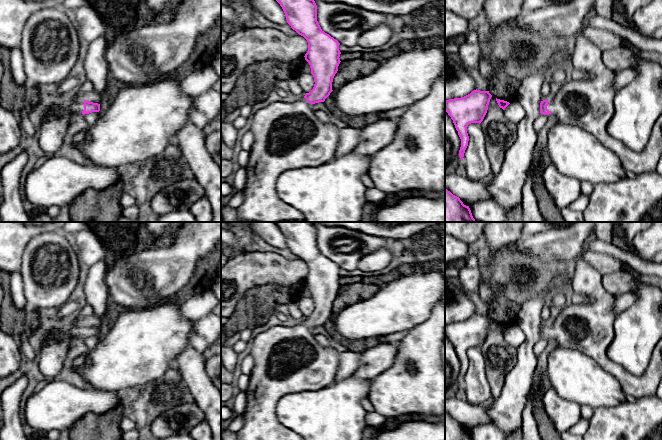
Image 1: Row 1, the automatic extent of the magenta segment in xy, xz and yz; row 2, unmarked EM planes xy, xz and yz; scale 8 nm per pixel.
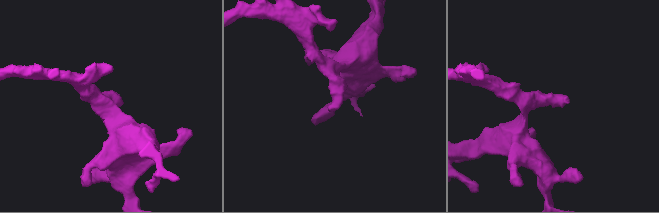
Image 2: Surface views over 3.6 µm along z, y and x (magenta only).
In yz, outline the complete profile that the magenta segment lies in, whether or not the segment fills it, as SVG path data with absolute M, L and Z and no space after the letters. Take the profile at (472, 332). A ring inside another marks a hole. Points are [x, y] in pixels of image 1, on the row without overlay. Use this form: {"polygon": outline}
{"polygon": "M474 314L470 318L445 325L445 335L453 344L461 363L459 380L463 385L468 370L469 360L467 351L471 347L481 347L487 337L492 319L489 315Z"}

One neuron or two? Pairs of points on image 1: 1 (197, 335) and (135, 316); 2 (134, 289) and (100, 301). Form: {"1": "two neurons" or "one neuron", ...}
{"1": "two neurons", "2": "two neurons"}

